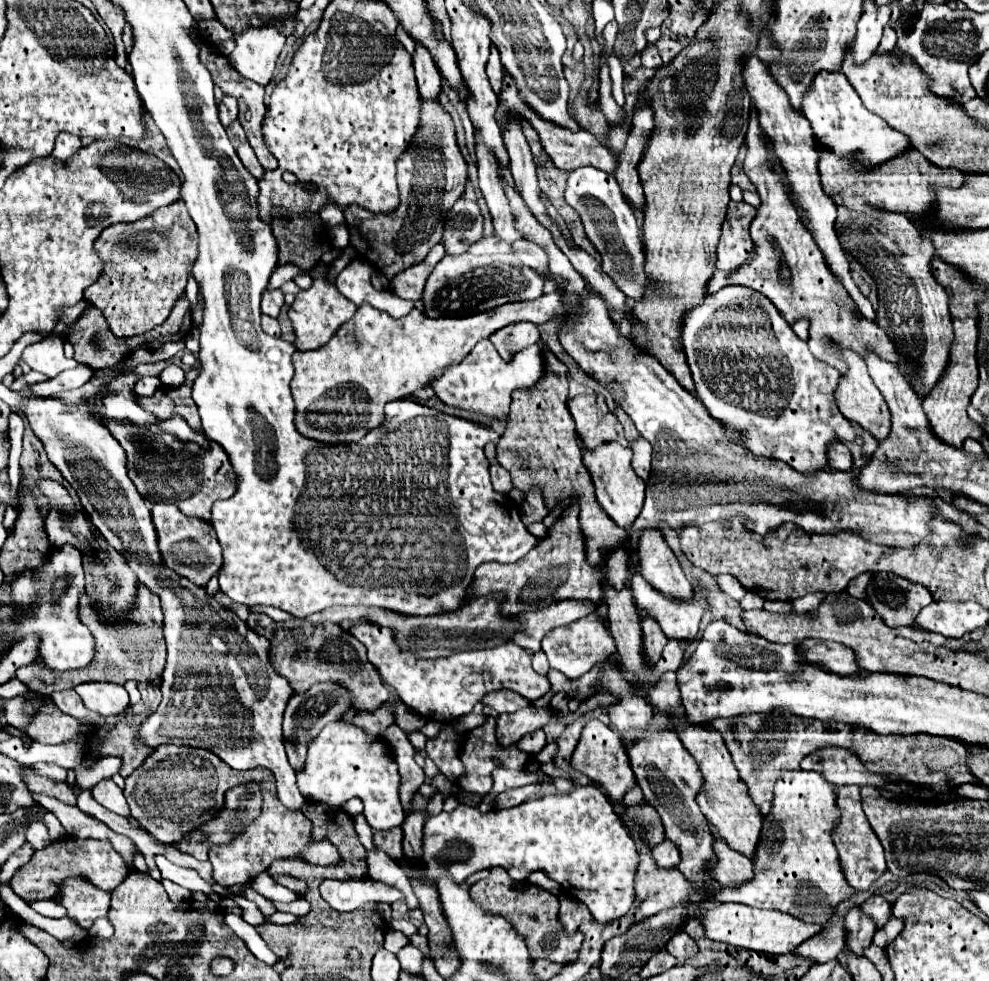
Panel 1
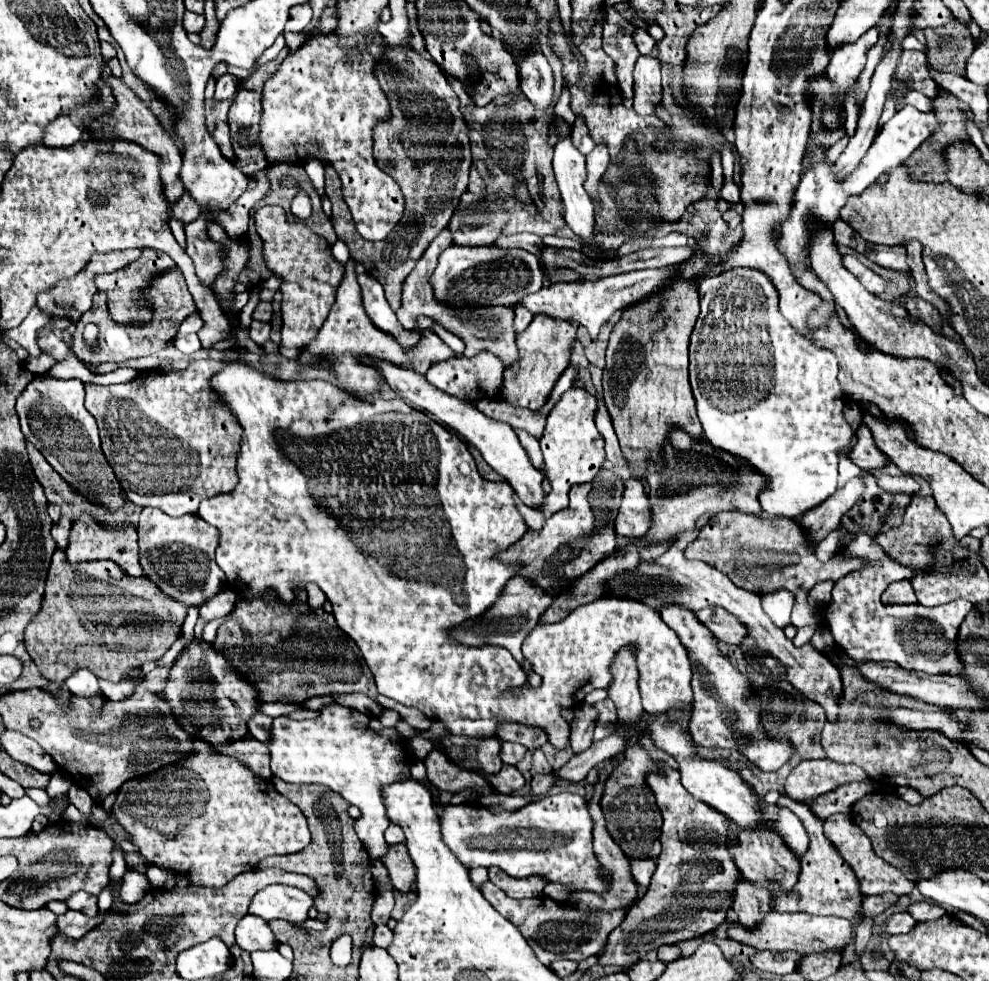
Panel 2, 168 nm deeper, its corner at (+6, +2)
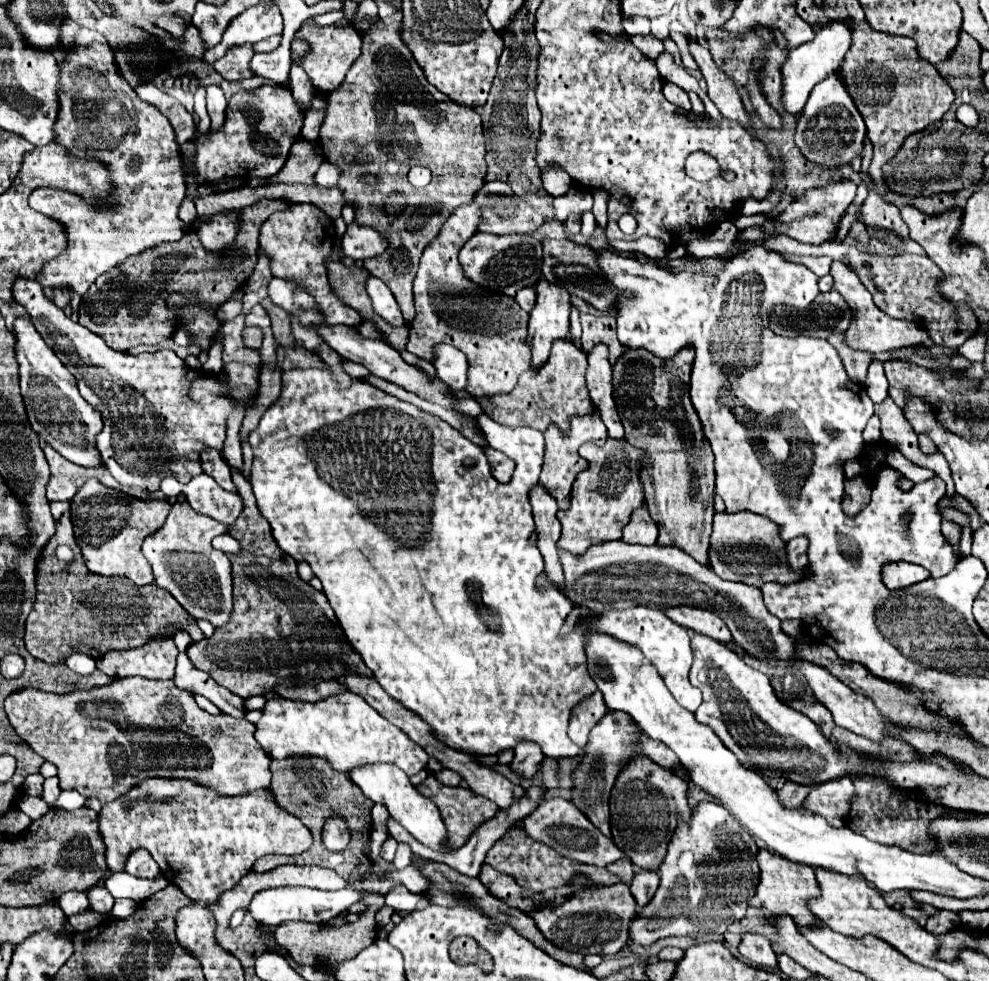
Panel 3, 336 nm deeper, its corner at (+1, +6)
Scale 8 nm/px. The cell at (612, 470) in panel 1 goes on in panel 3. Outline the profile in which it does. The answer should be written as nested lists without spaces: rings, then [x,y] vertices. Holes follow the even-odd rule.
[[[640,507],[634,511],[630,523],[624,527],[626,543],[638,543],[638,545],[654,545],[658,539],[658,527],[652,521],[646,507]]]

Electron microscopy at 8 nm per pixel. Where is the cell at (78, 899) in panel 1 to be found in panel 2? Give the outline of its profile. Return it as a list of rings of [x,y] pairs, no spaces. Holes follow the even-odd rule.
[[[73,893],[73,897],[69,897],[65,903],[69,909],[81,911],[85,917],[95,917],[97,913],[97,897],[89,893]]]

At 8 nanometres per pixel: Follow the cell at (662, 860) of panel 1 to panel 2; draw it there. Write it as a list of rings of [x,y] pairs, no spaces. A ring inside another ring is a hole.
[[[645,859],[645,861],[631,861],[631,871],[633,871],[633,877],[639,883],[641,891],[645,891],[649,887],[653,869],[655,869],[655,859],[653,861],[649,861],[649,859]]]

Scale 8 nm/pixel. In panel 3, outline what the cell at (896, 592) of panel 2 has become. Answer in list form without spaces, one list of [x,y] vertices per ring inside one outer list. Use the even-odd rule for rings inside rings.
[[[902,561],[890,563],[890,565],[886,565],[886,569],[882,569],[882,581],[888,589],[908,587],[908,585],[914,585],[928,577],[930,577],[930,573],[924,567],[912,565],[912,563],[902,563]]]

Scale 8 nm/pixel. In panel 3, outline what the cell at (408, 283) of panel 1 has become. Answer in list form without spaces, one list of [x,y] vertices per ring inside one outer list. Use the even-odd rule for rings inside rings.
[[[476,201],[462,203],[450,213],[438,235],[426,245],[414,279],[416,317],[410,323],[408,339],[408,351],[430,363],[434,361],[434,345],[448,343],[460,349],[468,359],[466,391],[476,399],[510,393],[518,381],[518,373],[530,369],[528,313],[504,293],[478,289],[478,285],[466,279],[458,261],[458,251],[478,231],[480,219],[482,209]]]

